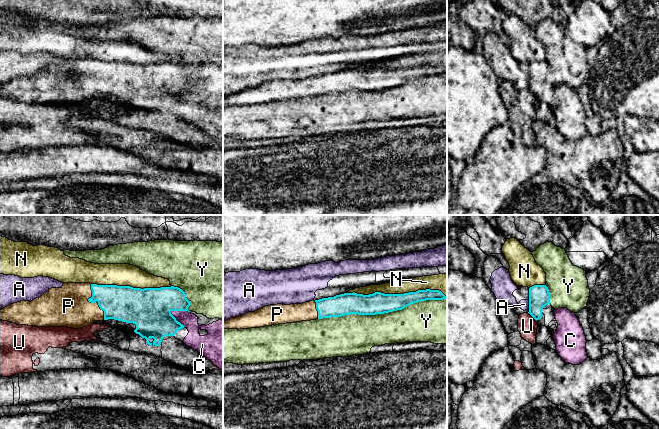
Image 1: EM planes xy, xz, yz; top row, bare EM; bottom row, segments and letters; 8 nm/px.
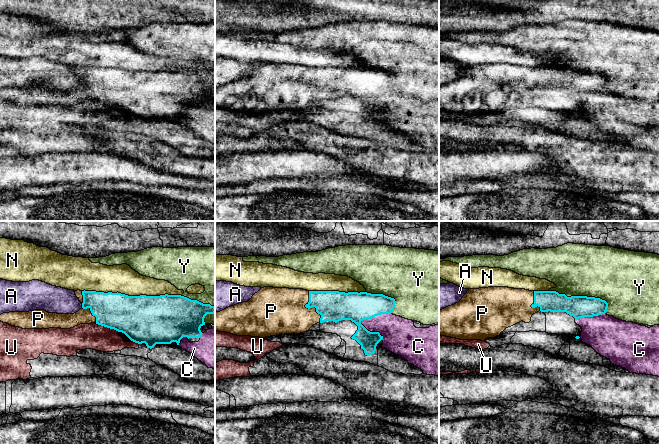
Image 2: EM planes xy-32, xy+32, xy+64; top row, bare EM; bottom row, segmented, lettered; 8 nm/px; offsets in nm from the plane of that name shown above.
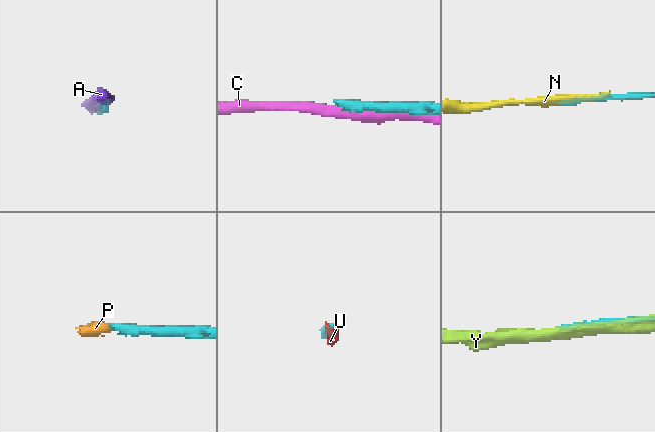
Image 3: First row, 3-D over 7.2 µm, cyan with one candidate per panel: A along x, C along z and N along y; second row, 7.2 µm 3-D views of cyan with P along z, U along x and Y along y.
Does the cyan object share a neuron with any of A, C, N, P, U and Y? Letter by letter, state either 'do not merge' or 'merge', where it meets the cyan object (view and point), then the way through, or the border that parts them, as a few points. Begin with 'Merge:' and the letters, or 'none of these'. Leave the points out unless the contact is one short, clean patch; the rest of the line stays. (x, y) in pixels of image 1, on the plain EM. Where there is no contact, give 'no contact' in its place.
Merge: P
A: do not merge; contact yz (529, 80)
C: do not merge; contact xy (175, 95)
N: do not merge; contact xz (396, 70)
P: merge; contact xy (93, 78); way xy (123, 79), (93, 78), (68, 82)
U: do not merge; contact yz (532, 92); border yz (528, 88), (536, 97)
Y: do not merge; contact xz (382, 89)

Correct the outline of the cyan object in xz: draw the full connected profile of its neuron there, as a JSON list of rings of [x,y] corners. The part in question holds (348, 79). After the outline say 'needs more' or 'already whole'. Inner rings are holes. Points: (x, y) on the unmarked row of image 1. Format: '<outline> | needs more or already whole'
[[[418,66],[404,70],[369,71],[344,69],[334,73],[312,76],[302,80],[270,81],[255,88],[223,97],[223,105],[250,105],[265,102],[296,99],[344,91],[384,90],[426,76],[443,76],[447,73],[439,66]]] | needs more

